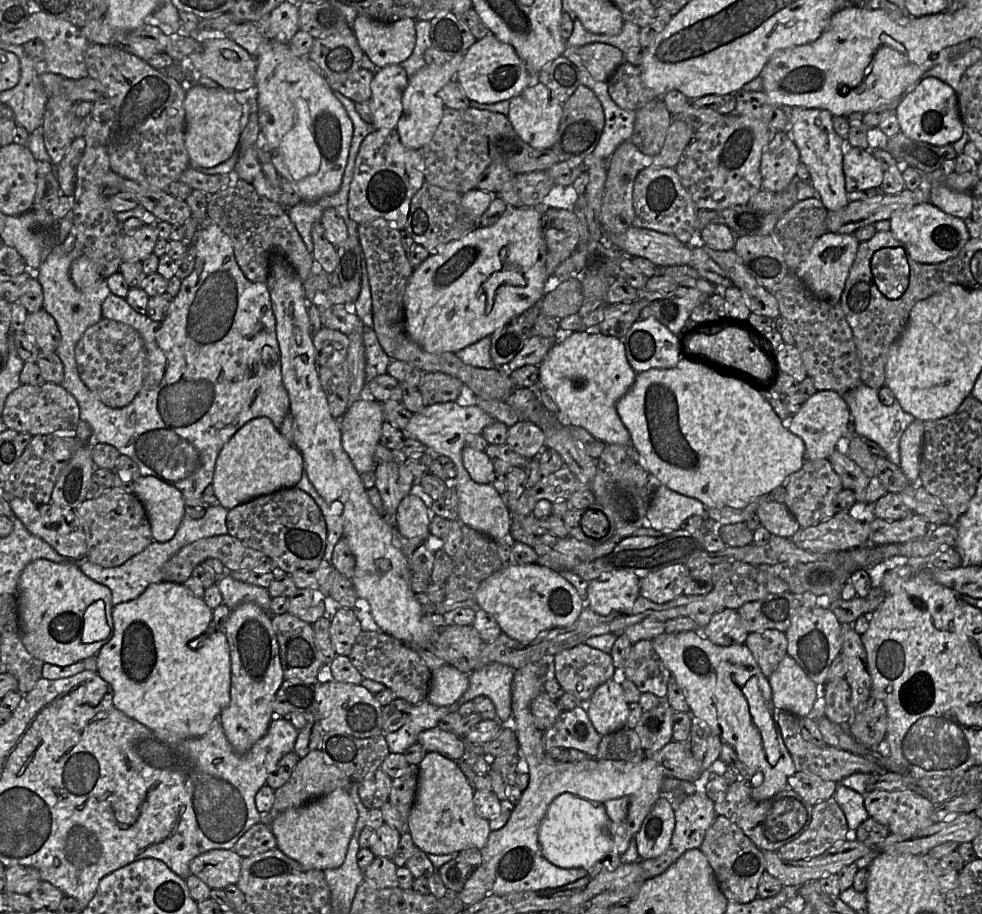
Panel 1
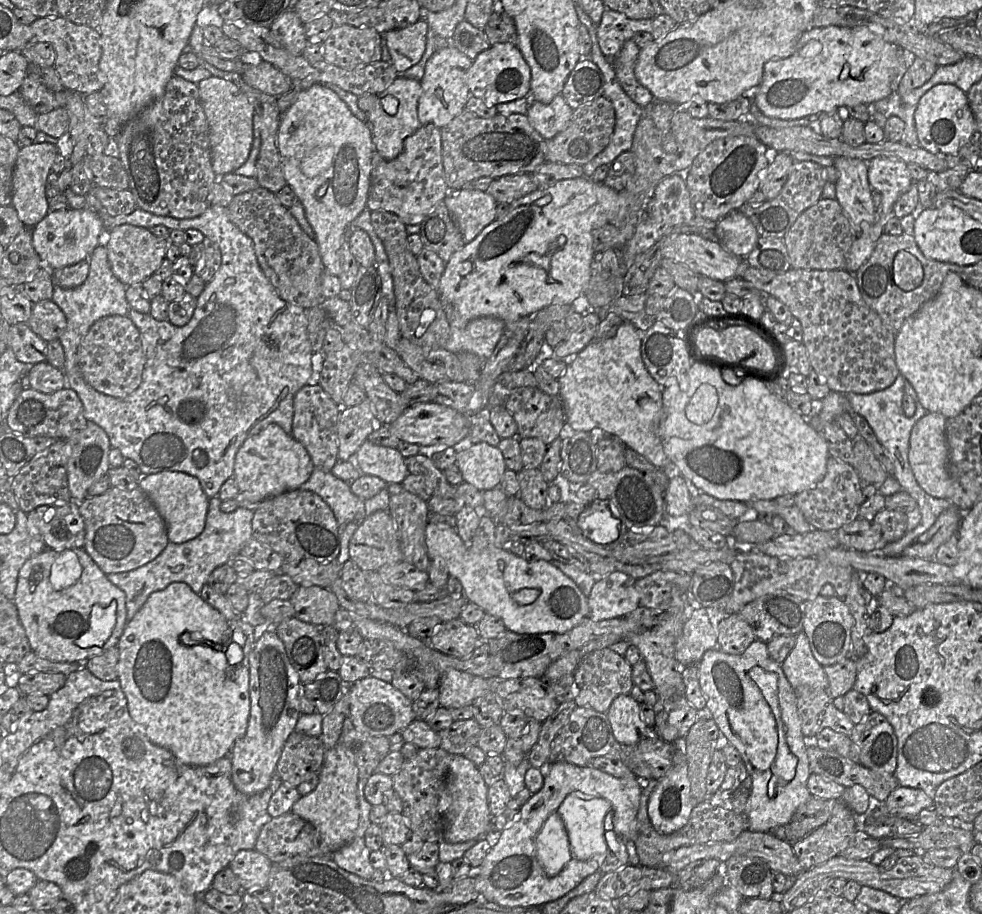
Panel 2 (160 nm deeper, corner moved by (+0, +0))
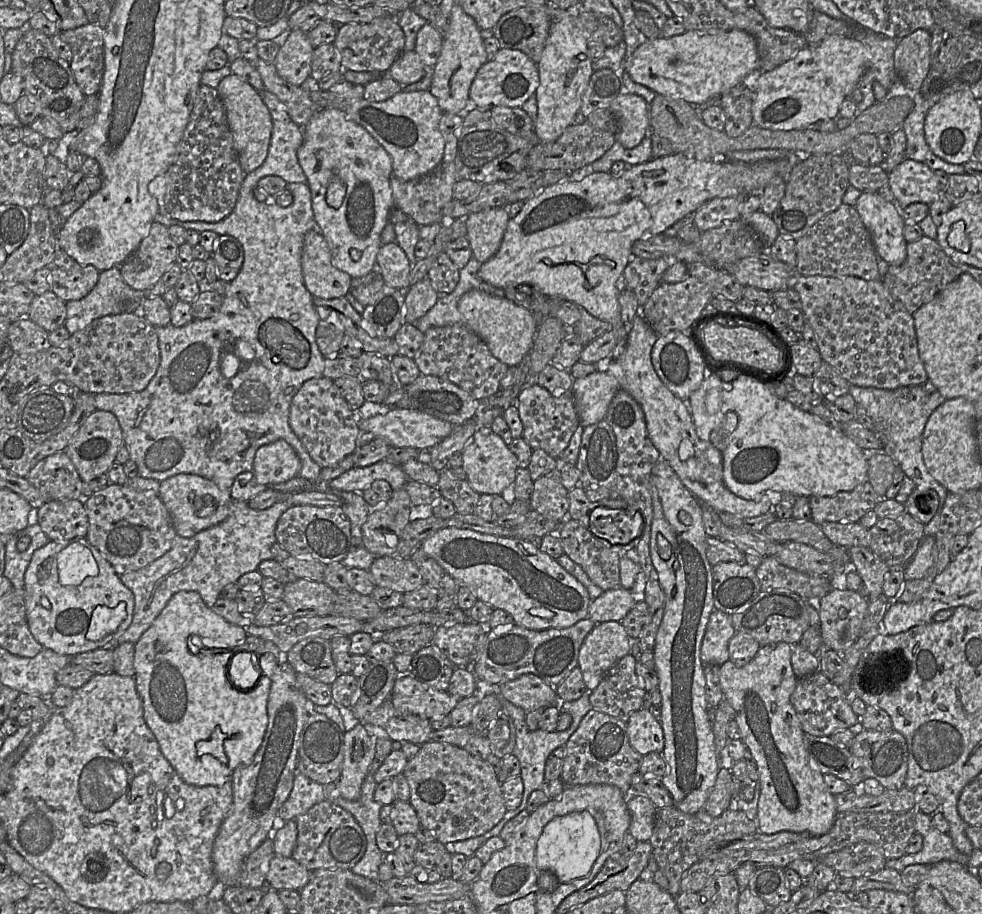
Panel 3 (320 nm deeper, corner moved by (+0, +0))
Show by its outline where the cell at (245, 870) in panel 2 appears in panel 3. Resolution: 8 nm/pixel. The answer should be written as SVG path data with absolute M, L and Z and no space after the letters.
M274 856L266 876L269 889L300 891L310 880L311 871L293 858Z

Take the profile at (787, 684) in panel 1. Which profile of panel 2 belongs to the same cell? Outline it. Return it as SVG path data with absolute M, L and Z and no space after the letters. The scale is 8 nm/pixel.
M806 634L796 635L796 643L781 663L783 672L794 690L800 686L828 689L824 667L815 659Z

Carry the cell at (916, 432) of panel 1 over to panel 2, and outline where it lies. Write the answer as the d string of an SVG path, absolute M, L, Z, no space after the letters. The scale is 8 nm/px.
M928 412L913 426L909 440L908 459L915 479L929 495L948 499L950 477L948 472L947 418L940 413Z

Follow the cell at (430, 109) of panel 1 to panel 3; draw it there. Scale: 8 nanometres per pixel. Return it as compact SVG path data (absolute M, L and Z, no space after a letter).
M455 5L449 17L449 28L443 39L443 46L439 58L434 66L434 73L430 86L430 93L437 99L443 113L464 114L470 107L470 87L479 68L488 61L483 43L481 30L475 20L469 16L461 6Z

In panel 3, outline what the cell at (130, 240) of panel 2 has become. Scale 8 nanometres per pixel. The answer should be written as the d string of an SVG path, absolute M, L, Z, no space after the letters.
M154 222L149 234L141 241L139 247L120 264L119 268L123 280L135 290L151 289L169 267L175 263L177 251L178 245L172 240L168 227Z

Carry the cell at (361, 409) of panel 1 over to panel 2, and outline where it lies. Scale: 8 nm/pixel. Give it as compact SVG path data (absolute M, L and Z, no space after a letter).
M369 439L354 454L354 462L363 475L376 476L387 484L402 484L410 474L398 449L377 445Z

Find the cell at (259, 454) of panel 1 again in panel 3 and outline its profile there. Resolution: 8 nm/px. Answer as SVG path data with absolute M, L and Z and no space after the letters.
M277 440L256 451L252 472L259 484L272 486L297 477L300 468L301 462L293 447Z

